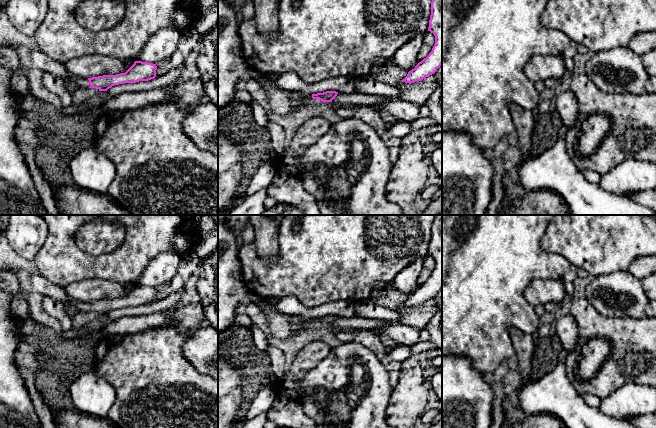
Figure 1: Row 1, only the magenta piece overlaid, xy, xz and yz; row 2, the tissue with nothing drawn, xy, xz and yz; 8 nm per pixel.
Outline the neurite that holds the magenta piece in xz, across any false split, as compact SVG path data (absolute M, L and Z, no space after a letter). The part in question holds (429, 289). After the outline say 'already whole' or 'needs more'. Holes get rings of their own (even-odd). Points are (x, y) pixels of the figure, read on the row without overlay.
M435 215L431 226L431 239L428 255L434 258L435 268L429 279L408 296L405 307L421 305L434 298L442 289L442 215Z | already whole

